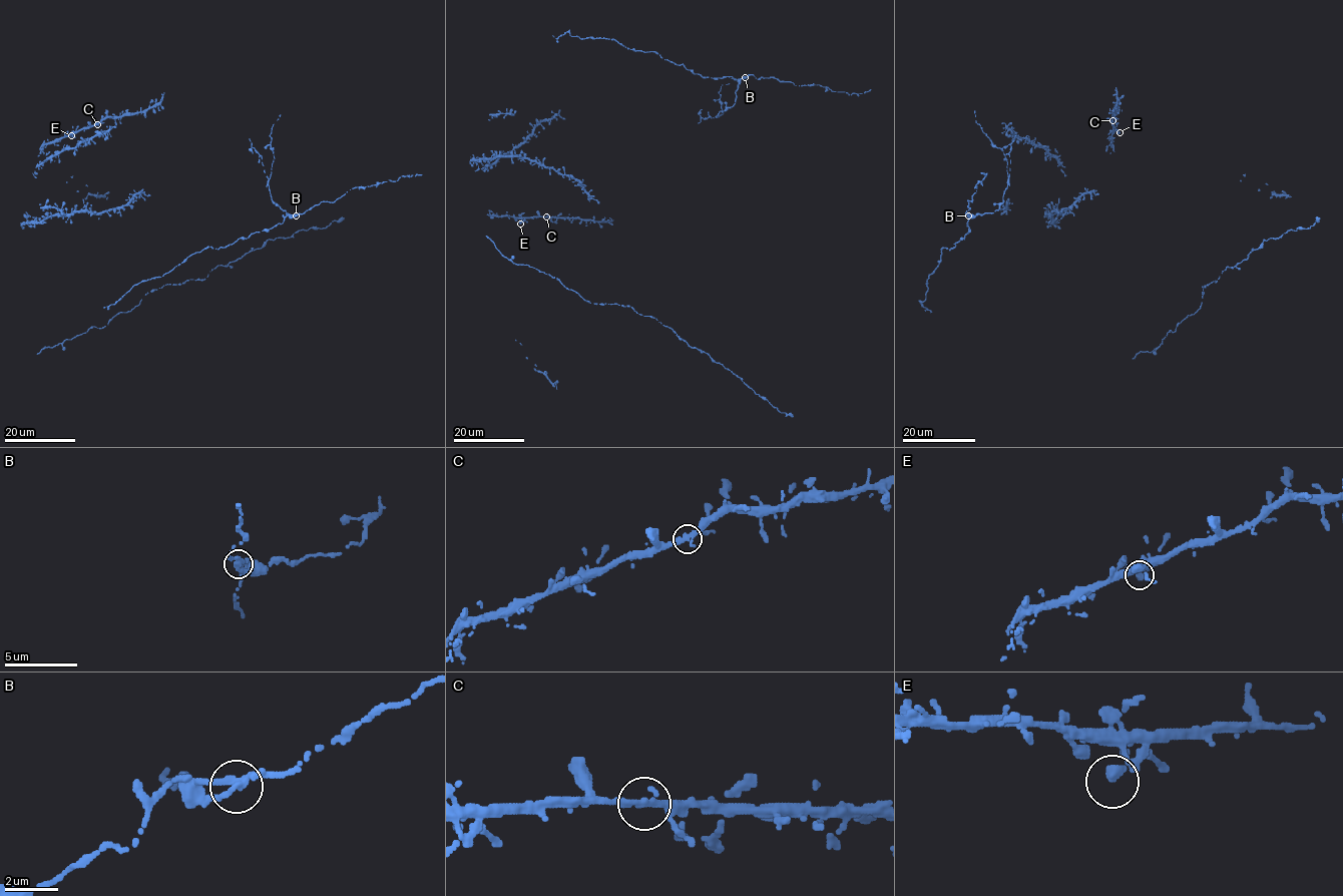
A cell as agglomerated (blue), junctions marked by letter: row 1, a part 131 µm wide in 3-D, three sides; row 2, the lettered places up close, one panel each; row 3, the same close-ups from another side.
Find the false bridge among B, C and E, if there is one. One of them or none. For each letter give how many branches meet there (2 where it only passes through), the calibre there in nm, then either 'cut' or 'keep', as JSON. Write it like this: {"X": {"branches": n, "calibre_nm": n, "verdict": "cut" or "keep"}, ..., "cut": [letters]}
{"B": {"branches": 3, "calibre_nm": 280, "verdict": "cut"}, "C": {"branches": 3, "calibre_nm": 260, "verdict": "keep"}, "E": {"branches": 2, "calibre_nm": 240, "verdict": "keep"}, "cut": ["B"]}

